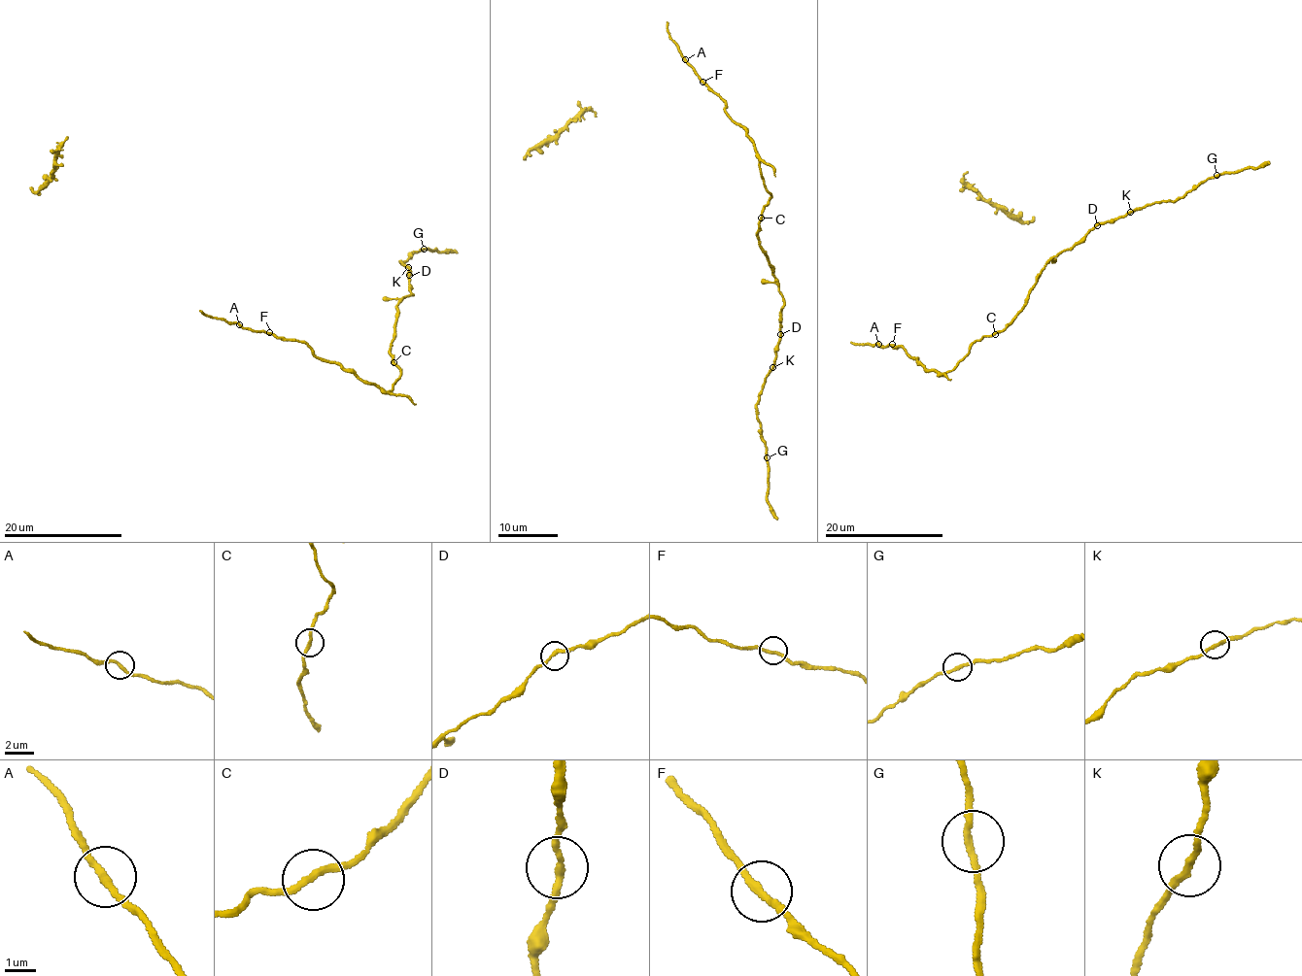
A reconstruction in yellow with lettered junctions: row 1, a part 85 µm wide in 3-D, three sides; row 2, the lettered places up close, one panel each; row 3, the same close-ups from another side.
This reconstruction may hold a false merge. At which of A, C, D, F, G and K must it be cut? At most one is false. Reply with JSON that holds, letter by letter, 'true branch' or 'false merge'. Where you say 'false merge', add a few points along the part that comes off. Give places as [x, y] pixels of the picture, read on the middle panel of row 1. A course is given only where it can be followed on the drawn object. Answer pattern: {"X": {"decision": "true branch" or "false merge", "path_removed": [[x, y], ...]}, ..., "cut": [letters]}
{"A": {"decision": "true branch"}, "C": {"decision": "true branch"}, "D": {"decision": "true branch"}, "F": {"decision": "true branch"}, "G": {"decision": "true branch"}, "K": {"decision": "true branch"}, "cut": []}

